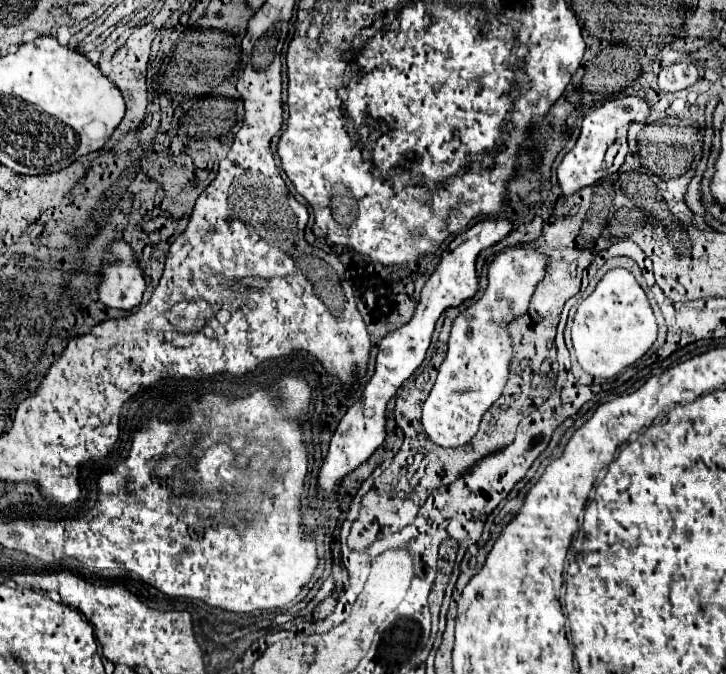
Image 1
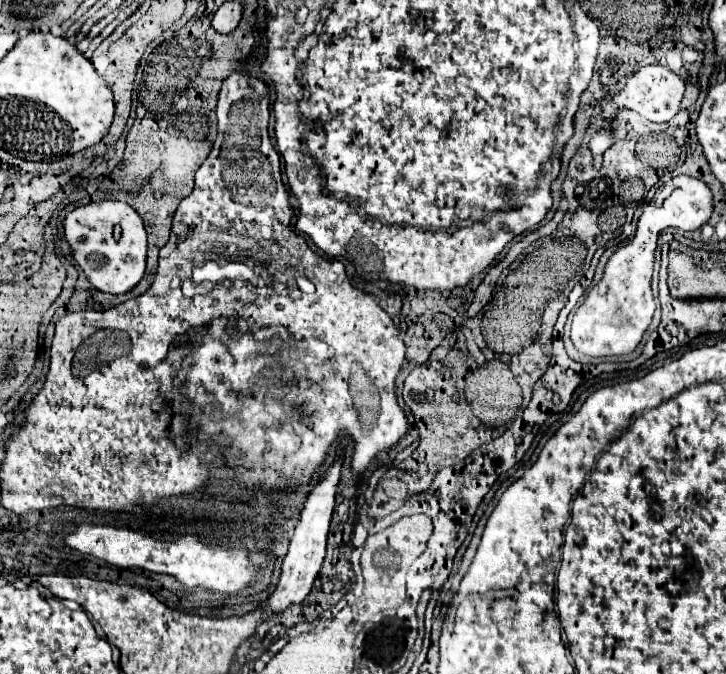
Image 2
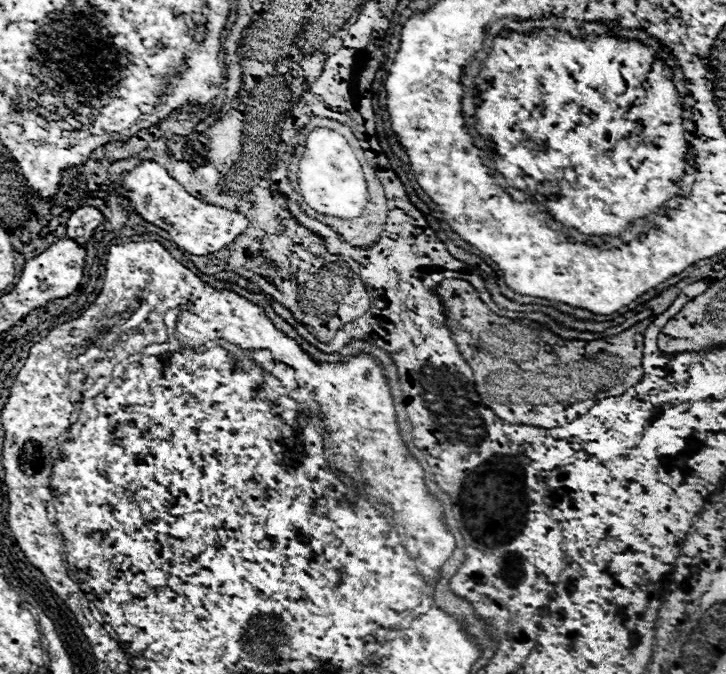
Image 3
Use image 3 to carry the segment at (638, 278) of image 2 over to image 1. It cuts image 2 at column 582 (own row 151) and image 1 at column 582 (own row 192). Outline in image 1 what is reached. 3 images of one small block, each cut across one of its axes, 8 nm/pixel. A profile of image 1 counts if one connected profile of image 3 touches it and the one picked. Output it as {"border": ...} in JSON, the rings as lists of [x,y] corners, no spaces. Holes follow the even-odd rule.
{"border":[[[608,270],[594,292],[580,302],[572,324],[572,342],[580,366],[596,378],[616,376],[620,370],[644,356],[656,342],[654,312],[644,290],[628,270]]]}

